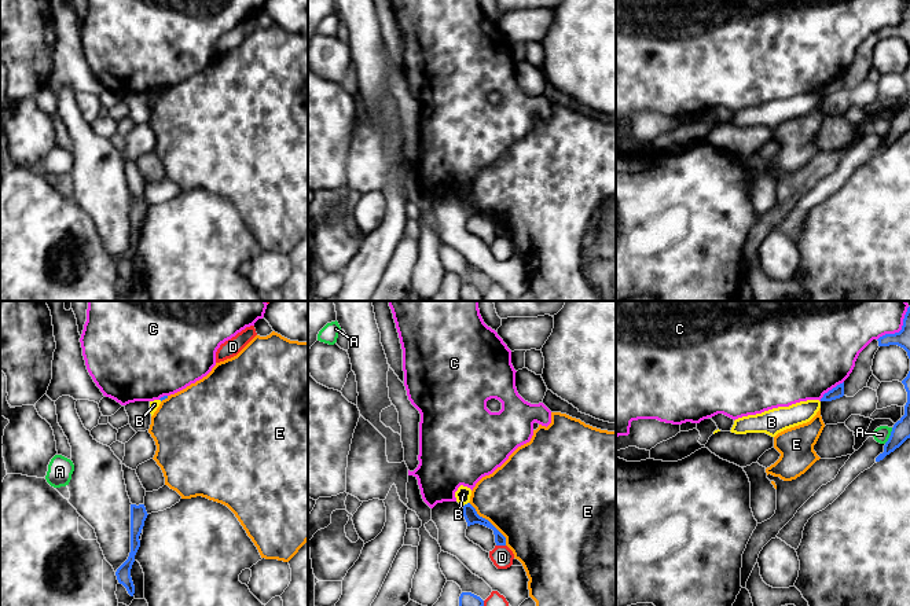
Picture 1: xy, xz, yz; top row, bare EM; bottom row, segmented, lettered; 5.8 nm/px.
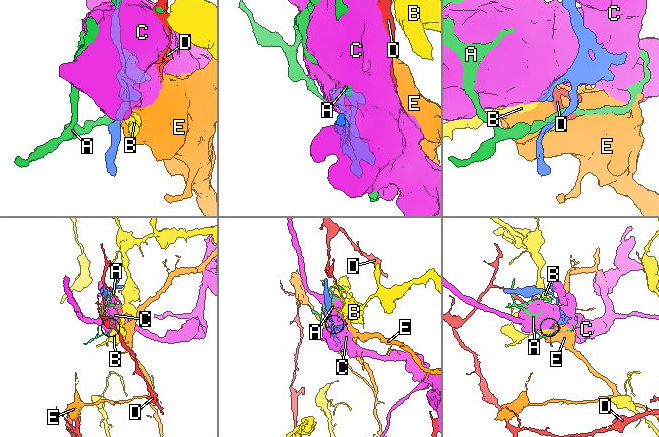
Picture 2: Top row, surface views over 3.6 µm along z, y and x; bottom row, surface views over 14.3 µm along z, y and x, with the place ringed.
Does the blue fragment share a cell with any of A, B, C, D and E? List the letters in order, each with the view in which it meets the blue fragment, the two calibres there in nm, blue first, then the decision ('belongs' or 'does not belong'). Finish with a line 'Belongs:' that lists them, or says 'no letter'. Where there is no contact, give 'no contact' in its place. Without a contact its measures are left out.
A: meets blue in yz; 110 nm thick on the blue side, 90 nm on the other; does not belong
B: meets blue in xz; 80 nm thick on the blue side, 90 nm on the other; does not belong
C: meets blue in yz; 90 nm thick on the blue side, 420 nm on the other; does not belong
D: meets blue in xz; 80 nm thick on the blue side, 130 nm on the other; does not belong
E: meets blue in xz; 80 nm thick on the blue side, 480 nm on the other; does not belong
Belongs: no letter

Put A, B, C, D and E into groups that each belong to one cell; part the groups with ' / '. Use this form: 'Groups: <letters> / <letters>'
Groups: A / B / C / D / E

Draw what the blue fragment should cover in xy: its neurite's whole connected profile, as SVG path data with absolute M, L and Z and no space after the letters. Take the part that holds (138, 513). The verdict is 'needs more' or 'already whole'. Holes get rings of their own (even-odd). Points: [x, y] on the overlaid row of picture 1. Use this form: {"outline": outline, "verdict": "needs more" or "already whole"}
{"outline": "M131 504L131 552L128 559L117 569L115 576L120 584L122 584L128 594L133 596L135 585L131 577L131 569L135 562L135 555L140 547L139 536L147 518L144 504Z", "verdict": "already whole"}

